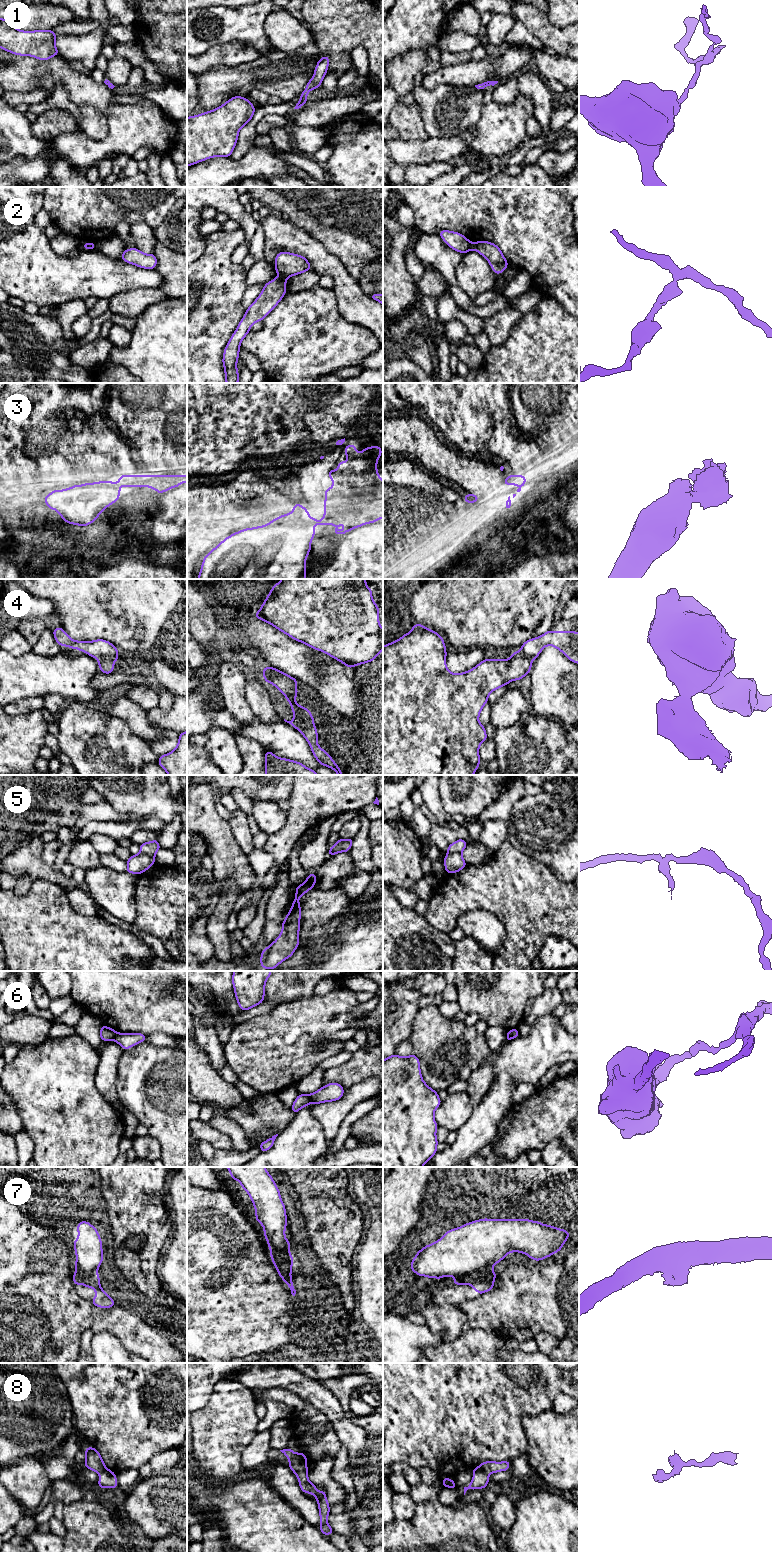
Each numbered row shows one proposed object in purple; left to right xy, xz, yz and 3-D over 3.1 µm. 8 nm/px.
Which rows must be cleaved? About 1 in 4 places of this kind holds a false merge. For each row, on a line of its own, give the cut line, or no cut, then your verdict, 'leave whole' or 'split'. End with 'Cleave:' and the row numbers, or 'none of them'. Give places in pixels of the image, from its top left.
1: no cut | leave whole
2: xz (279, 276), (285, 279) | split
3: no cut | leave whole
4: xz (312, 719), (303, 723), (293, 721) | split
5: xy (141, 852), (154, 855) | split
6: xy (117, 1033), (112, 1039) | split
7: yz (491, 1267), (481, 1267), (457, 1279) | split
8: xz (297, 1454), (298, 1458), (305, 1465) | split
Cleave: 2, 4, 5, 6, 7, 8

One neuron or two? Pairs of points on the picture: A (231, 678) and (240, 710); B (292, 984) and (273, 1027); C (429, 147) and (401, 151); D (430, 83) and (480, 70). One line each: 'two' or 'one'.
A: one
B: two
C: one
D: one

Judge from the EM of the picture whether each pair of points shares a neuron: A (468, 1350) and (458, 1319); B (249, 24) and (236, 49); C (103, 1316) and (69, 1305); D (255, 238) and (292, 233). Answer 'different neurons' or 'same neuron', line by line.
A: different neurons
B: different neurons
C: different neurons
D: different neurons

